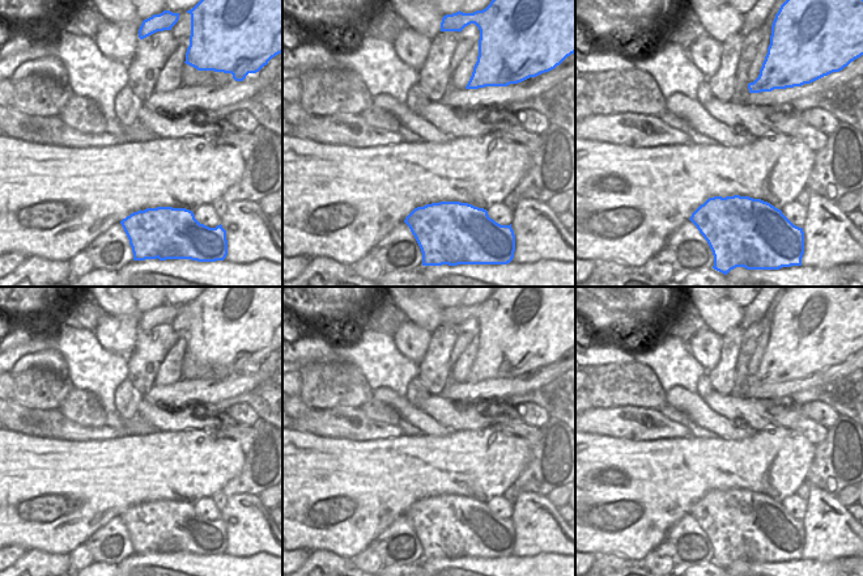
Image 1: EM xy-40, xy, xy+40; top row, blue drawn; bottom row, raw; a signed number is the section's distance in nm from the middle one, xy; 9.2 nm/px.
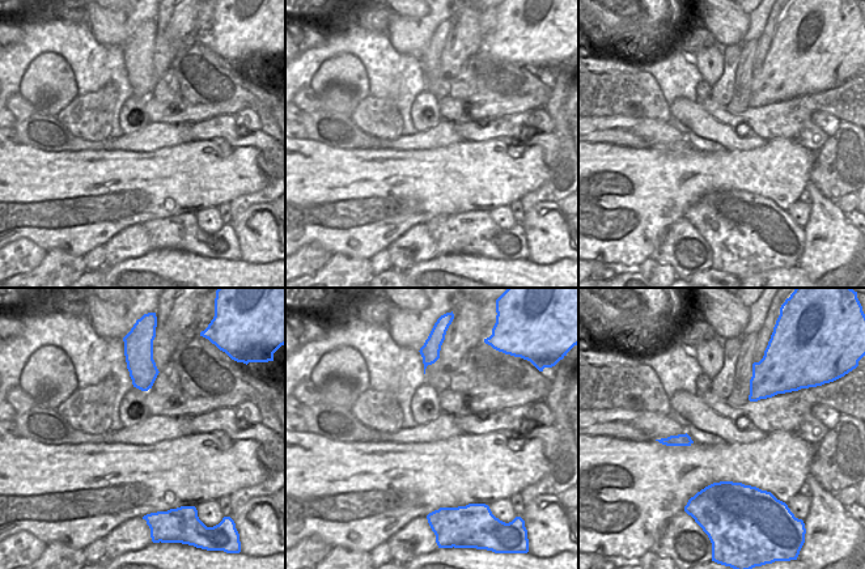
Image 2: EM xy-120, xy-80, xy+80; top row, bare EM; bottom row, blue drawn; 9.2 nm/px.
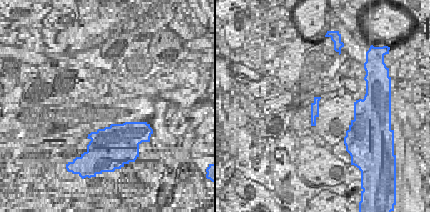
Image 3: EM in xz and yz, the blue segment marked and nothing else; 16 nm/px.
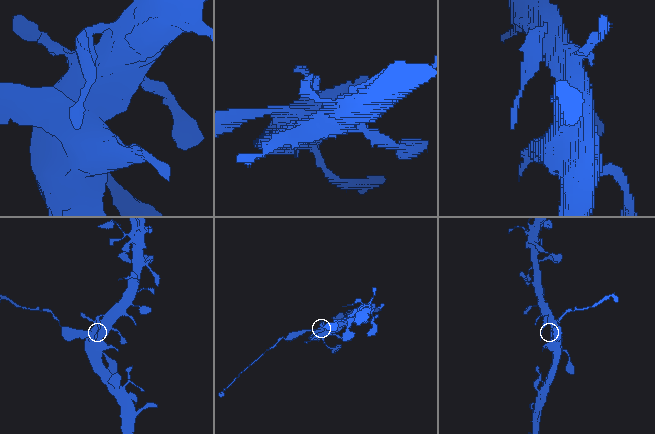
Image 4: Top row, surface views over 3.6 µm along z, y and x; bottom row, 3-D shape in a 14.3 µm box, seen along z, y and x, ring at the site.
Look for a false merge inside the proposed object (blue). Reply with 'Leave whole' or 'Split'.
Split.

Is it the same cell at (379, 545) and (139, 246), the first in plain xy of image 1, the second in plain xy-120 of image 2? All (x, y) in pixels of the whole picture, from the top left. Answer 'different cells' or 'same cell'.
same cell

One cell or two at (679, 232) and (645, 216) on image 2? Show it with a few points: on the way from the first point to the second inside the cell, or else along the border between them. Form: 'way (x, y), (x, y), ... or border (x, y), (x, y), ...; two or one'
border (683, 216), (668, 228), (653, 254); two

